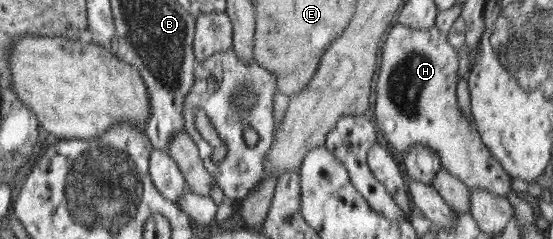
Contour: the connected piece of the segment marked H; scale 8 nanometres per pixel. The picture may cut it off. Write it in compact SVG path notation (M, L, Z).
M396 22L395 26L391 27L391 32L384 40L379 75L376 76L377 97L372 120L379 128L379 133L382 133L381 137L384 136L385 140L393 145L393 152L399 152L402 158L415 145L425 145L439 153L441 167L461 180L470 191L483 190L489 194L506 196L512 190L513 179L507 175L505 169L486 147L475 122L469 123L464 114L461 114L461 108L457 106L455 88L457 88L459 58L447 38L448 34L439 30L436 25L417 30Z

